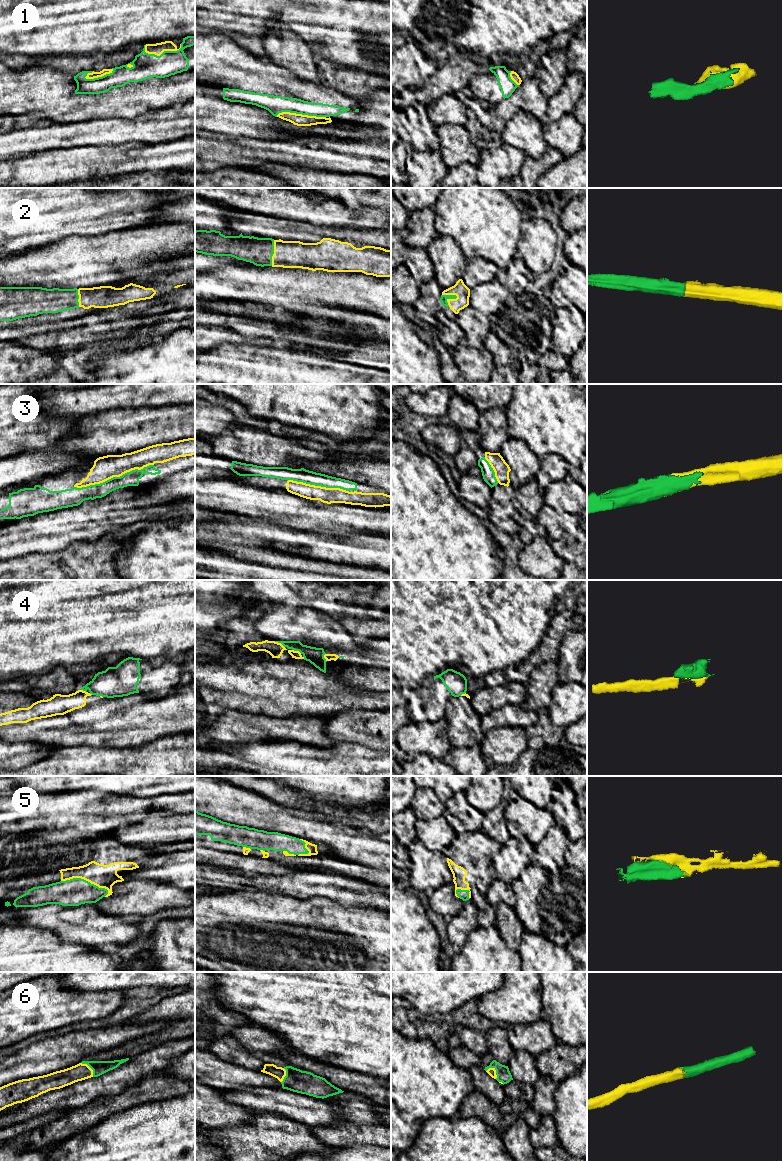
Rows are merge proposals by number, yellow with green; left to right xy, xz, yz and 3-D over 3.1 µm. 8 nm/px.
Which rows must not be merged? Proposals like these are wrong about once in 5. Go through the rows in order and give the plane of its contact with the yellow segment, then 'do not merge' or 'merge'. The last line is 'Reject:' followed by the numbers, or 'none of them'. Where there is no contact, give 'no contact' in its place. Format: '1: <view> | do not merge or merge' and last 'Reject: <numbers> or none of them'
1: xz | merge
2: yz | merge
3: xy | merge
4: xz | do not merge
5: xy | merge
6: yz | merge
Reject: 4

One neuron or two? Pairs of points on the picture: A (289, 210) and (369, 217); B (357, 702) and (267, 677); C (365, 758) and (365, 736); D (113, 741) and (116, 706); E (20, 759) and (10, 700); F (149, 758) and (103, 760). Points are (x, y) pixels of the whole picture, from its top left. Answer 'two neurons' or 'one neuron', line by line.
A: one neuron
B: one neuron
C: two neurons
D: one neuron
E: two neurons
F: one neuron

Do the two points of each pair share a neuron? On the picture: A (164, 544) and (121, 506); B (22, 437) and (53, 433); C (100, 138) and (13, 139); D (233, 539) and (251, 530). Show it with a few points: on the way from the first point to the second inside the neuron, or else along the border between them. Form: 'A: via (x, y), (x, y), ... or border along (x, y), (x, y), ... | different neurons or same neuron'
A: border along (162, 518), (156, 518), (148, 522) | different neurons
B: via (30, 434), (45, 433) | same neuron
C: via (78, 133), (35, 139) | same neuron
D: via (237, 535), (242, 530), (247, 530) | same neuron

